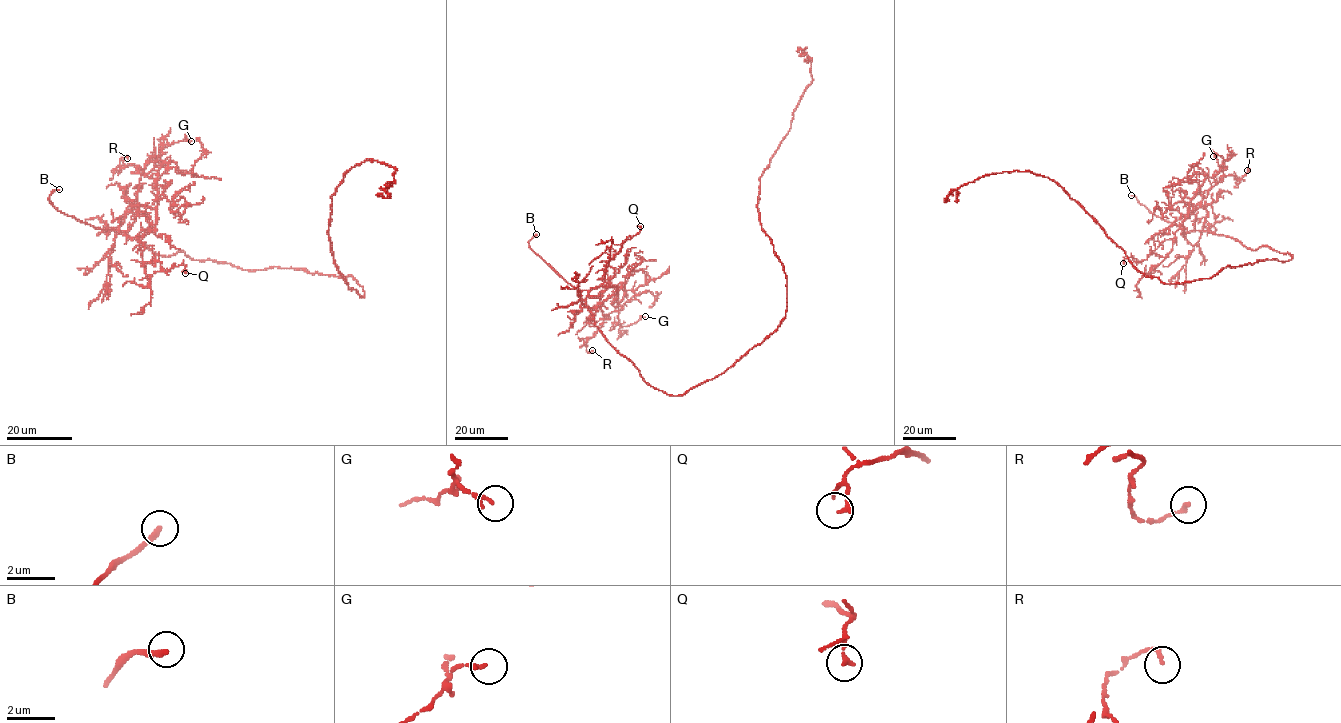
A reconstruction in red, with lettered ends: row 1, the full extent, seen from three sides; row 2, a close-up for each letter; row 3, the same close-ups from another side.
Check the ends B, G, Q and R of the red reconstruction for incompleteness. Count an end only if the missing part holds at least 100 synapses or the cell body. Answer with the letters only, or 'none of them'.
B

